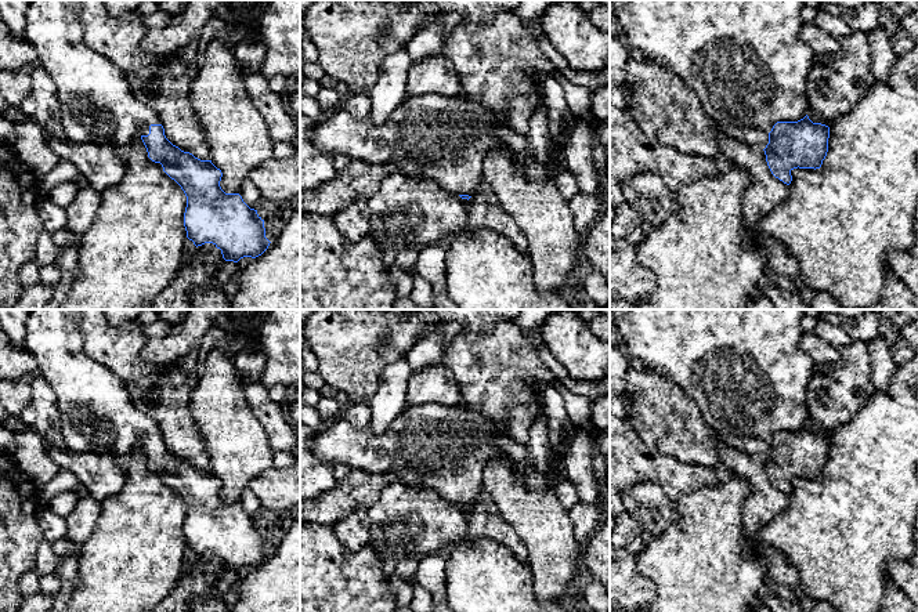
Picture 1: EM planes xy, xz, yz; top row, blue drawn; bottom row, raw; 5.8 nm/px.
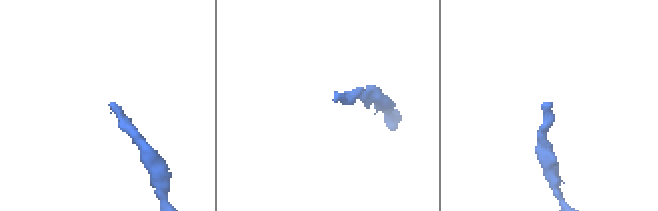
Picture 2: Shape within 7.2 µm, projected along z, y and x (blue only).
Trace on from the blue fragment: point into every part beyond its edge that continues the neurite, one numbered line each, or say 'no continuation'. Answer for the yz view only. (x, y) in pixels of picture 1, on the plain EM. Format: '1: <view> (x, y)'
no continuation

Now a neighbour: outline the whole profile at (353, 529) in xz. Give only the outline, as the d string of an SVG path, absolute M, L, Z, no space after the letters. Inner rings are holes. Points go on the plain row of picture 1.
M355 507L350 514L333 524L333 530L344 547L355 553L365 546L371 546L371 521L366 510Z

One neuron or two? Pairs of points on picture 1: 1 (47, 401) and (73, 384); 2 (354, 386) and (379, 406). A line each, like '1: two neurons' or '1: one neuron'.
1: two neurons
2: two neurons

